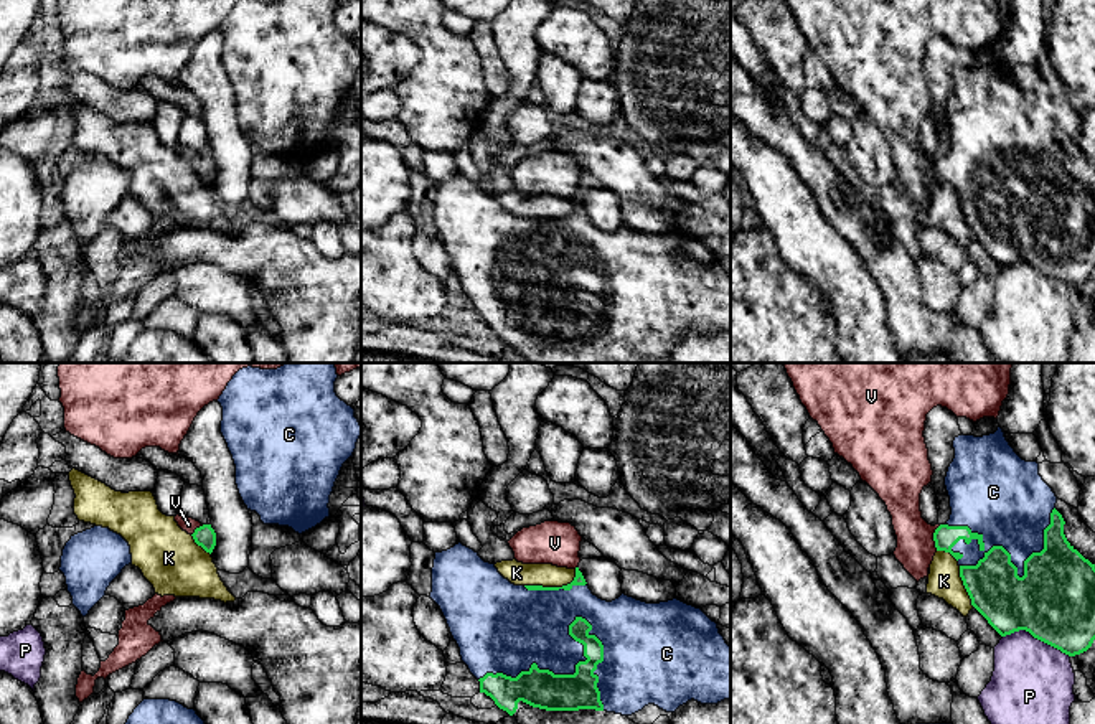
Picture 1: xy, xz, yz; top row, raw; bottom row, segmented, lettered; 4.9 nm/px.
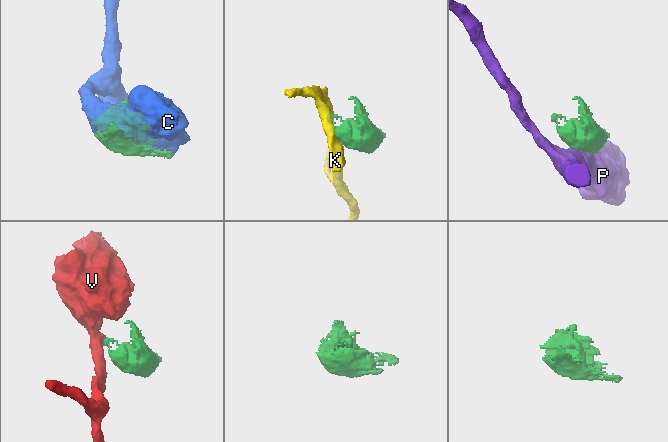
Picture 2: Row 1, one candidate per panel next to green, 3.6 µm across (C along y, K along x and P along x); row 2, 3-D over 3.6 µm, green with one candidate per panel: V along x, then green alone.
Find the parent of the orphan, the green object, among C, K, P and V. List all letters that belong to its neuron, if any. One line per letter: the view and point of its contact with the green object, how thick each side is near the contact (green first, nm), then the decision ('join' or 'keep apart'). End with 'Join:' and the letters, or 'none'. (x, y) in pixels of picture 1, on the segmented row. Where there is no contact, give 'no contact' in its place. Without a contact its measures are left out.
C: contact yz (1016, 571); calibres 400 and 280 nm; join
K: contact xz (553, 587); calibres 50 and 110 nm; keep apart
P: contact yz (1036, 637); calibres 400 and 400 nm; keep apart
V: contact yz (934, 538); calibres 120 and 190 nm; keep apart
Join: C

